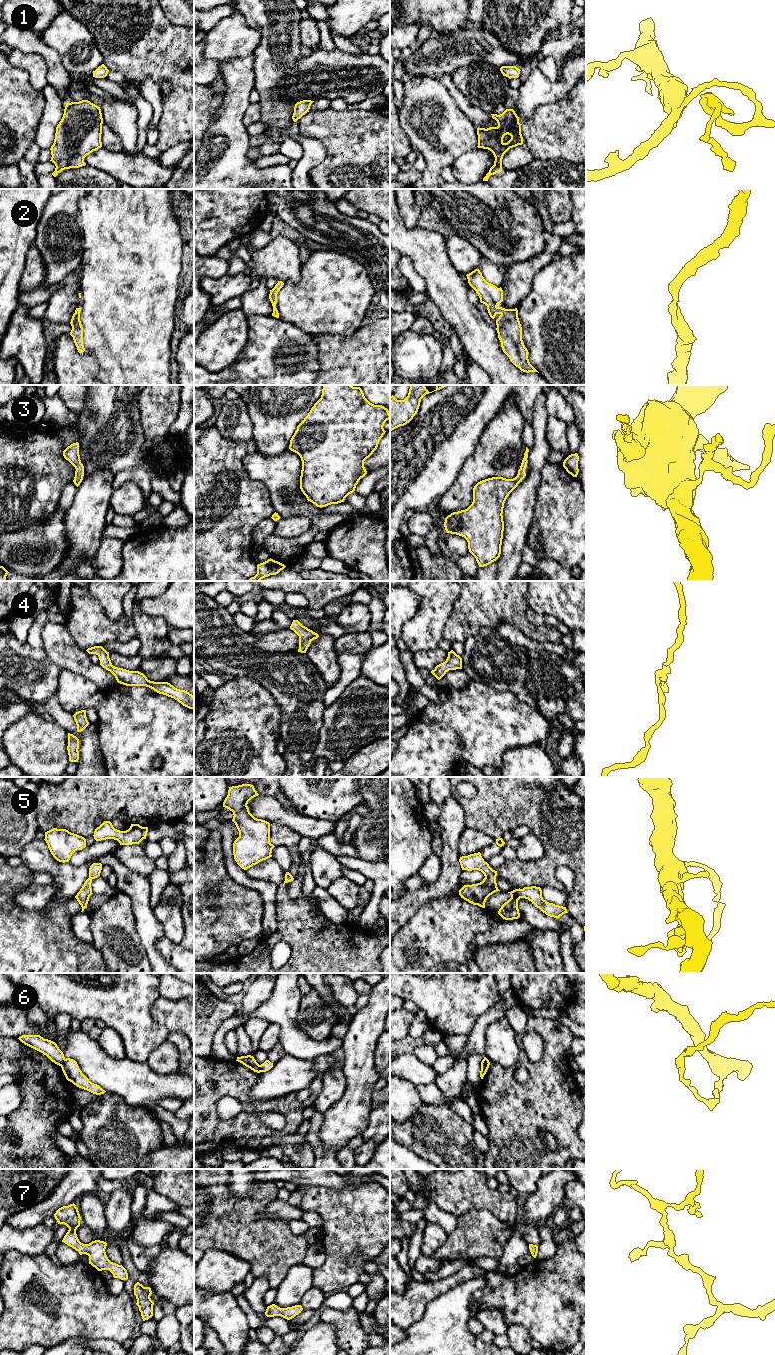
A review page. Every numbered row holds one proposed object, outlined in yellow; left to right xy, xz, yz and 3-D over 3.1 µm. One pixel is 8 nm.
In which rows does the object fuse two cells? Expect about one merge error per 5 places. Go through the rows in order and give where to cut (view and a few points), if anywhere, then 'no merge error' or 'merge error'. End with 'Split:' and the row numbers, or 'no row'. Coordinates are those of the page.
1: cut none; no merge error
2: cut none; no merge error
3: cut none; no merge error
4: cut none; no merge error
5: cut none; no merge error
6: cut xy (65, 1059), (61, 1066); merge error
7: cut none; no merge error
Split: 6

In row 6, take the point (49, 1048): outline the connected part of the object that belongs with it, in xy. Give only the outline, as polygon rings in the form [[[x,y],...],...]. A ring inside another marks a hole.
[[[22,1035],[18,1039],[25,1045],[46,1055],[55,1064],[62,1066],[64,1063],[64,1054],[55,1042],[44,1039],[40,1035]]]

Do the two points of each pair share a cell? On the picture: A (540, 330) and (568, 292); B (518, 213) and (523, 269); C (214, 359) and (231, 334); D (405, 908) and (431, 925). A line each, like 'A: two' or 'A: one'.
A: one
B: two
C: one
D: two

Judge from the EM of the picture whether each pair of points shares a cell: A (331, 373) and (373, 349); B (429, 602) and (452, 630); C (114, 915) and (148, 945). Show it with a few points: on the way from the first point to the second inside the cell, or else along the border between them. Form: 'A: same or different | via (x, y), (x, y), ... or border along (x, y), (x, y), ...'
A: same | via (341, 373), (345, 373), (363, 355)
B: different | border along (455, 601), (444, 626), (442, 637)
C: different | border along (134, 915), (137, 934), (149, 960)

